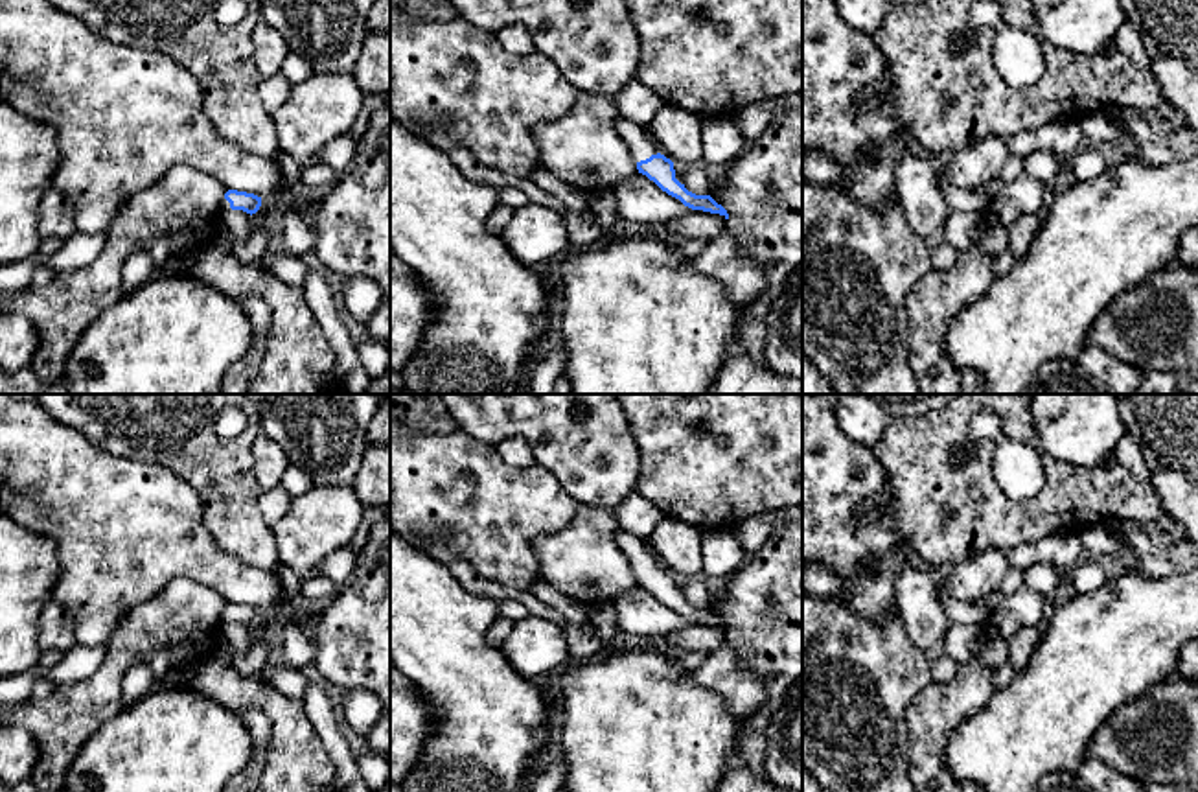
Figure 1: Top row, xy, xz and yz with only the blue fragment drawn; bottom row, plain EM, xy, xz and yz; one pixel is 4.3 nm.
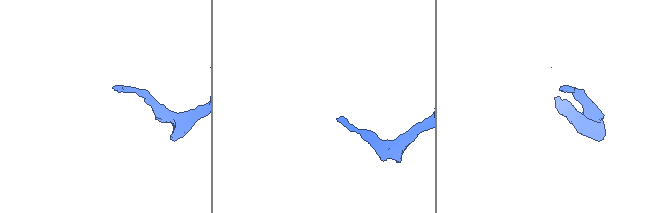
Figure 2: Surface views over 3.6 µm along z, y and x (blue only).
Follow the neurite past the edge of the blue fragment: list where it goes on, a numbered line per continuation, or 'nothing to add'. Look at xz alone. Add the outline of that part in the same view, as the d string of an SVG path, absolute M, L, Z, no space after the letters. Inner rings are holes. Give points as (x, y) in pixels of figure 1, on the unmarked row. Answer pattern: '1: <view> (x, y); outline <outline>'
1: xz (637, 551); outline M620 527L616 529L616 543L626 553L635 575L659 565L659 560L650 551L648 542L622 530Z

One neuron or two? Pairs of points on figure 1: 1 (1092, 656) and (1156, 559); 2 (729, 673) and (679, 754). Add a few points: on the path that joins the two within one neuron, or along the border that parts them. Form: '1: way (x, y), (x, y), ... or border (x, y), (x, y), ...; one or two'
1: border (1136, 571), (1151, 579), (1178, 575); two
2: border (689, 669), (687, 678), (716, 691), (737, 722); two

